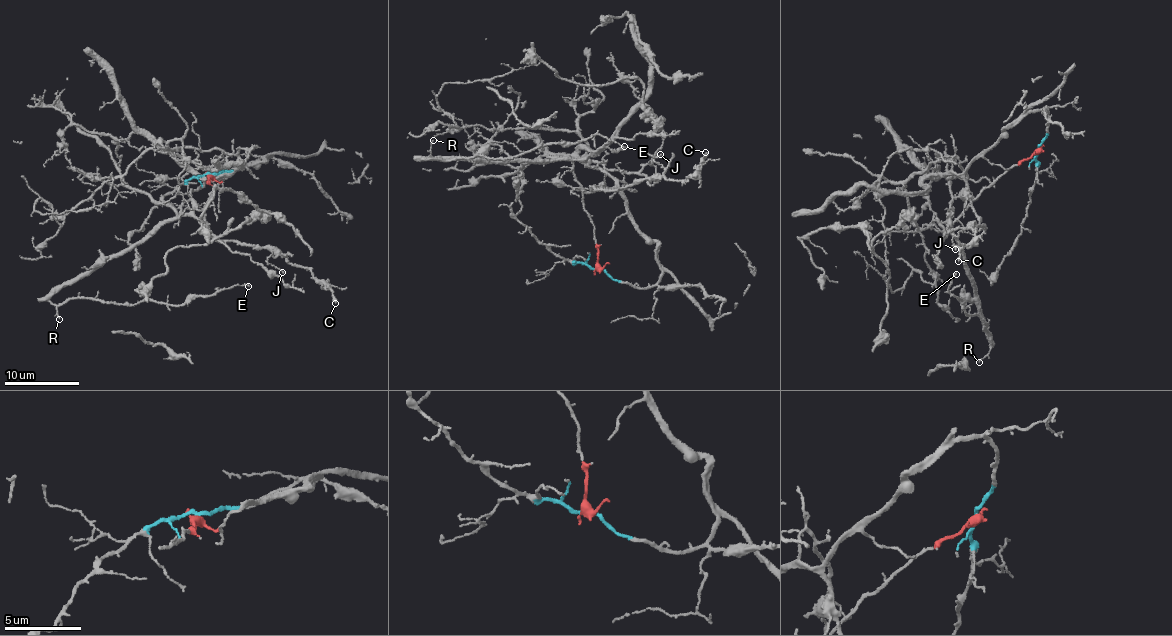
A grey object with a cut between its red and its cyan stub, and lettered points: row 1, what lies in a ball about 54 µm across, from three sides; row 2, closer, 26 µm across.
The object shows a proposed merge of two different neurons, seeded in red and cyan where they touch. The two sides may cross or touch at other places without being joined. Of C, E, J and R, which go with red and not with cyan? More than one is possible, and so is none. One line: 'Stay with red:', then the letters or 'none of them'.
Stay with red: E, R

